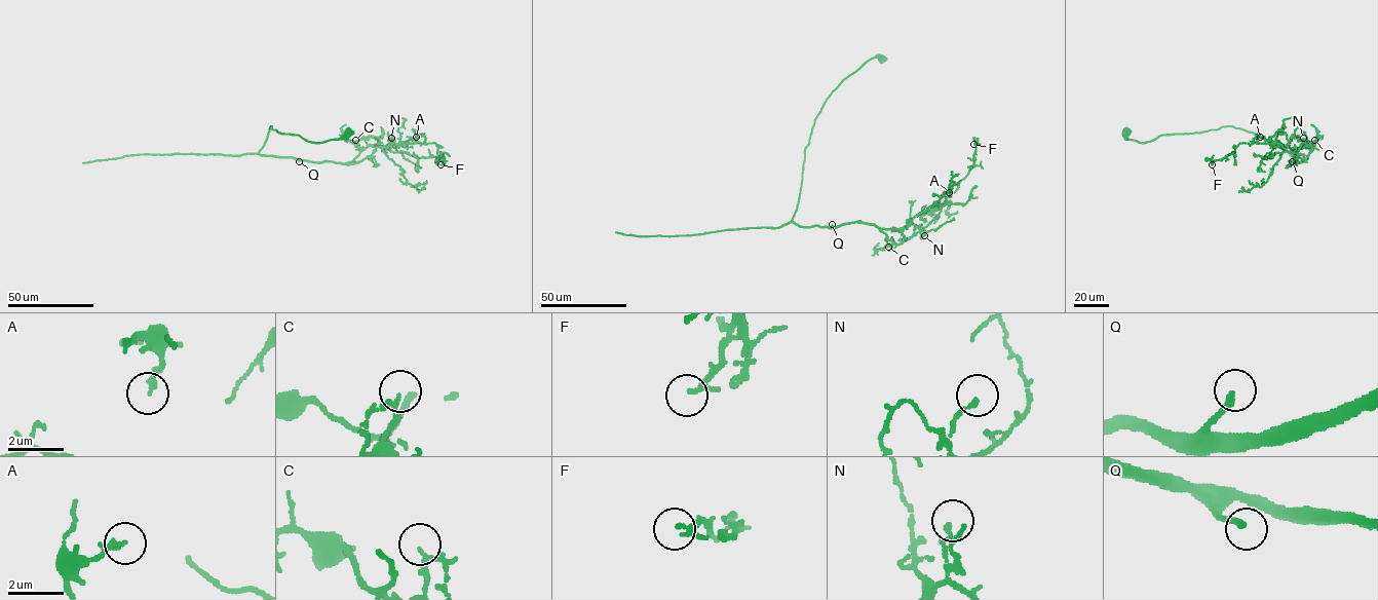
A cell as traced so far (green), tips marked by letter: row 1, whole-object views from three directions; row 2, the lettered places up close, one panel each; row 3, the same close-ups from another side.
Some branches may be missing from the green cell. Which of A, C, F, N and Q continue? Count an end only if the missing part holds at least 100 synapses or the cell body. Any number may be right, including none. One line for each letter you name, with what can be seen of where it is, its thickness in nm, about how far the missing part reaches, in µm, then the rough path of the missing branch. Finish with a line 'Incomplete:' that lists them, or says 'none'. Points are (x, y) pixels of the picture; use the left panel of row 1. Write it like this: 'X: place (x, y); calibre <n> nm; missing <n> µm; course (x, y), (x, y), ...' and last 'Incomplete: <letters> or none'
Q: place (299, 161); calibre 220 nm; missing 120 µm; course (299, 161), (305, 170), (359, 198), (372, 217), (383, 227), (391, 228), (403, 222), (403, 210), (395, 193)
Incomplete: Q

